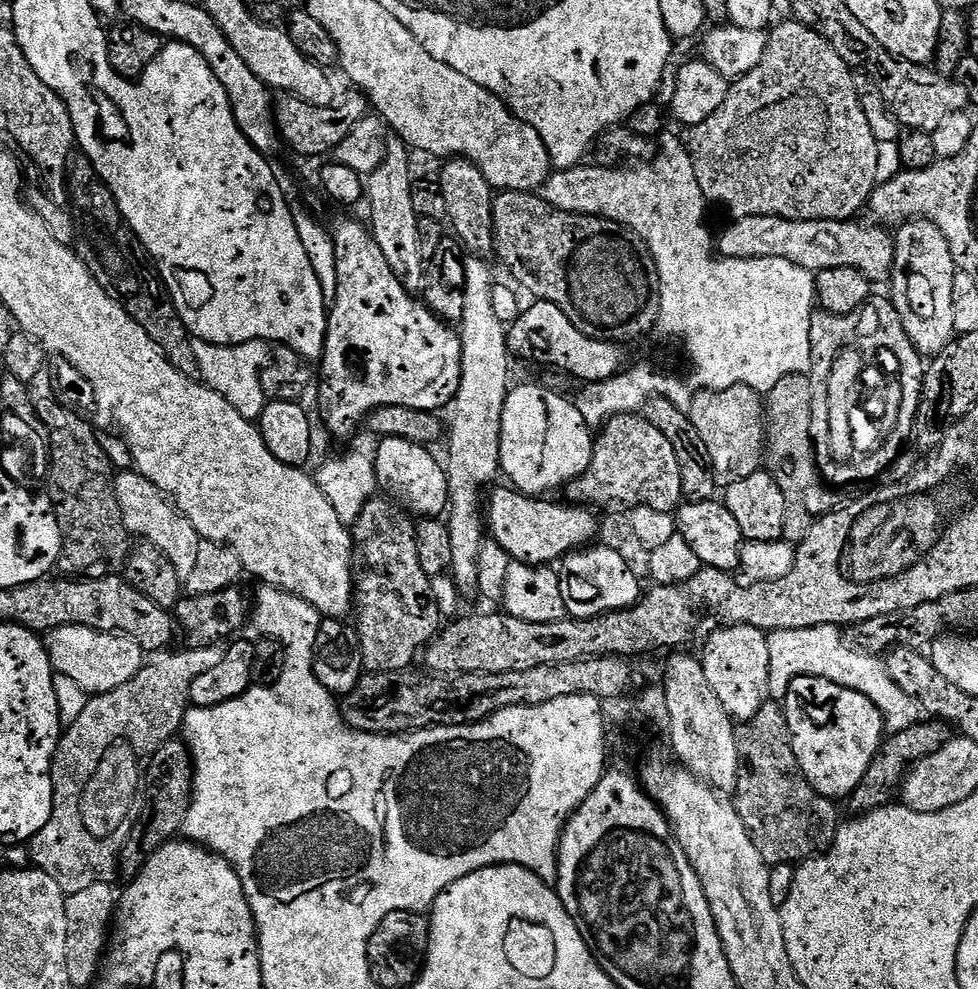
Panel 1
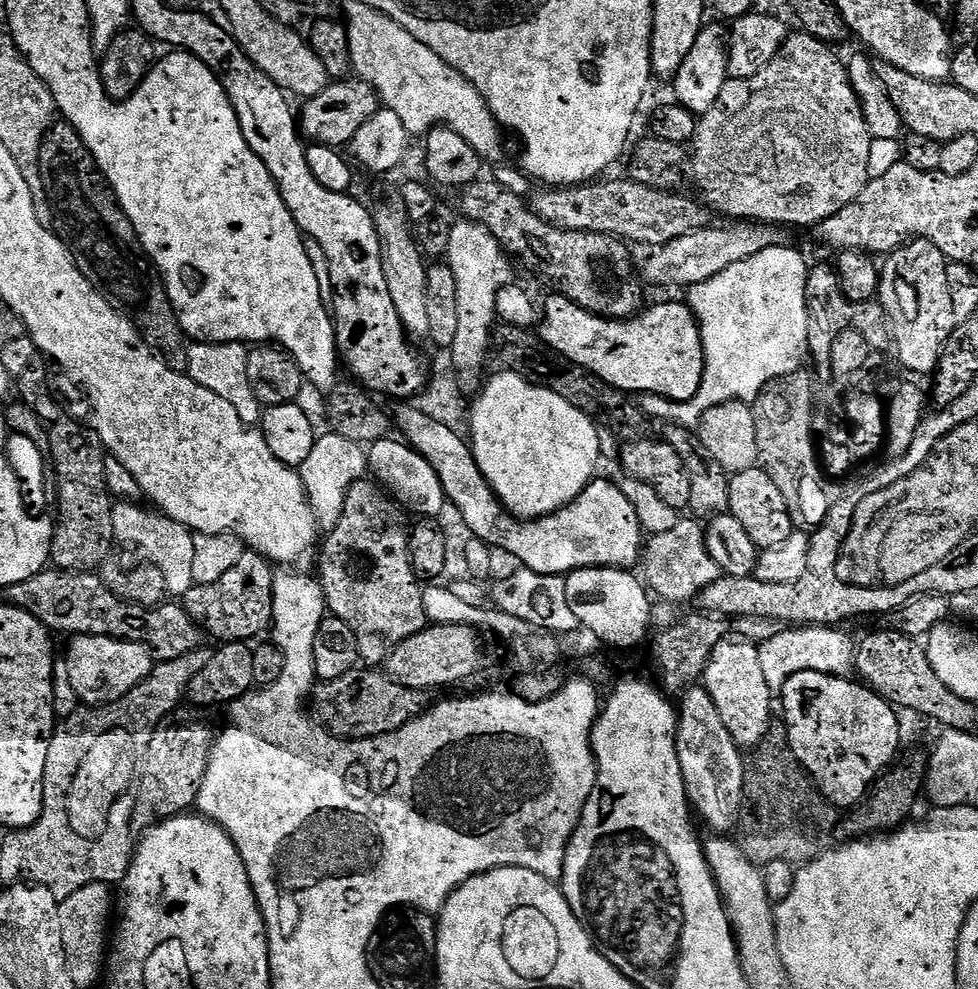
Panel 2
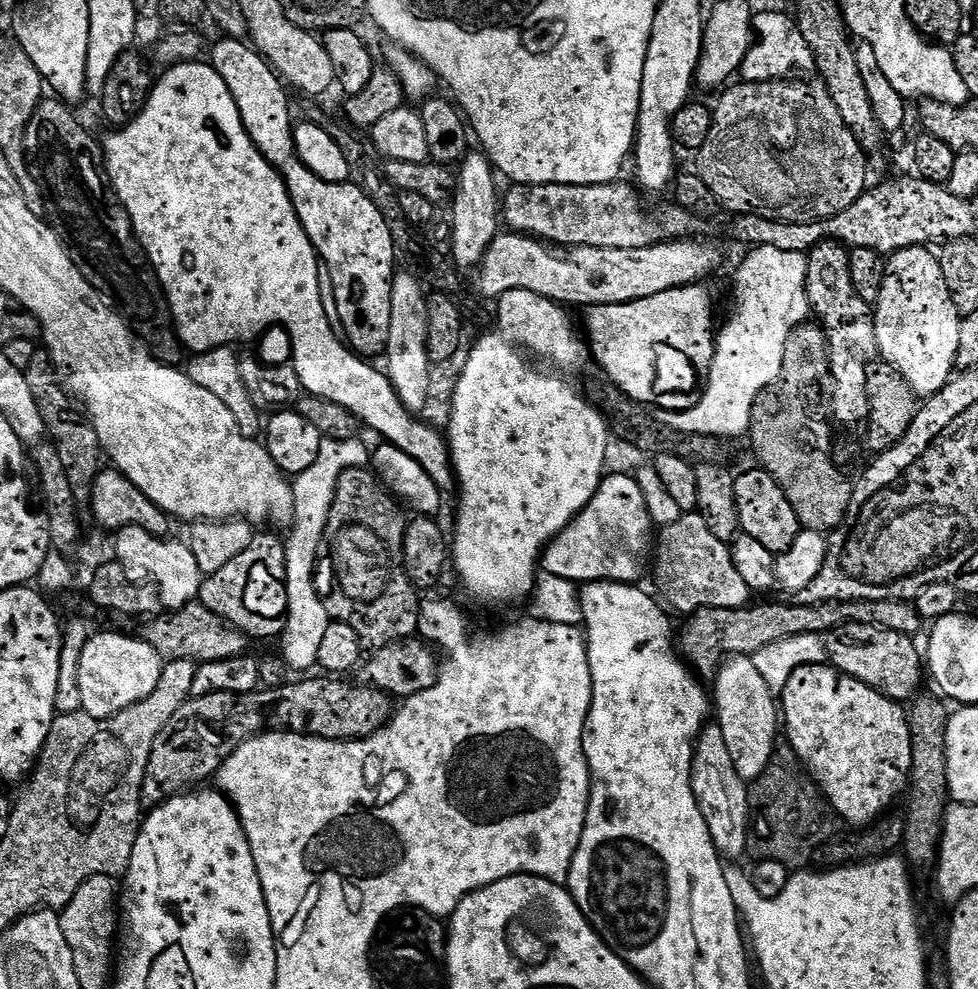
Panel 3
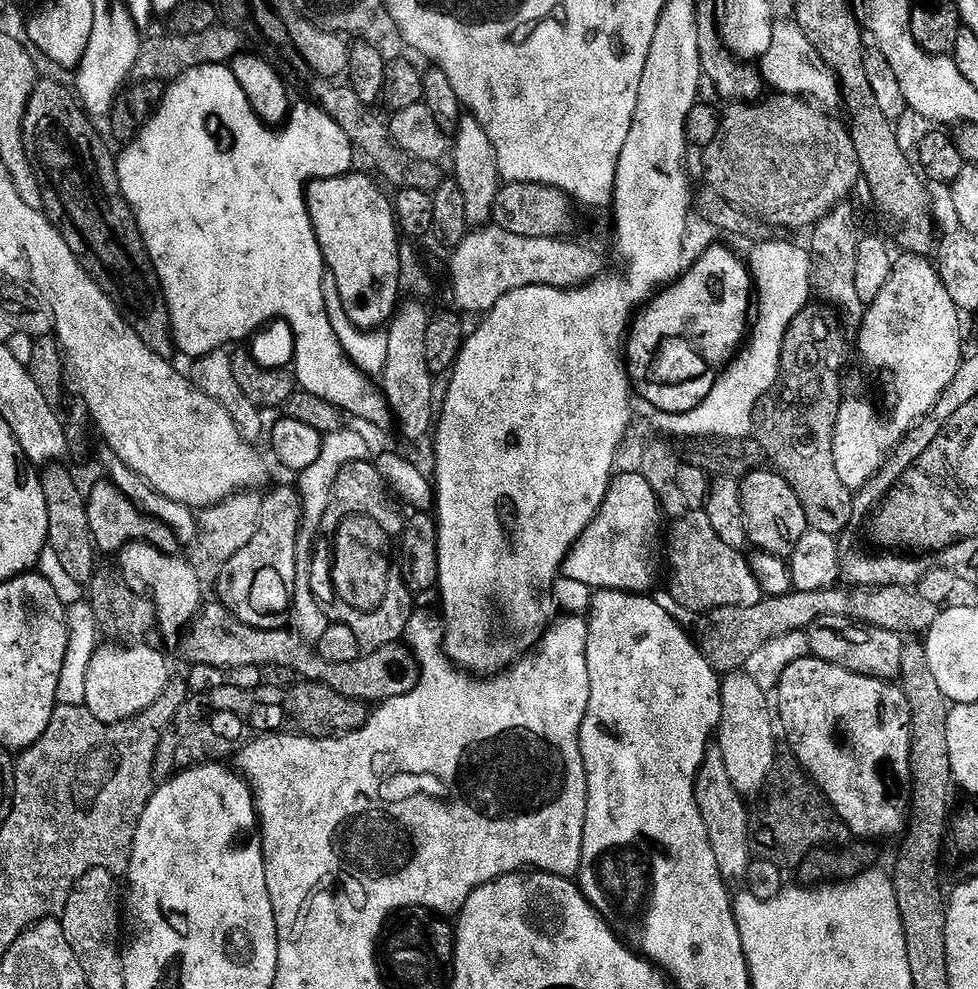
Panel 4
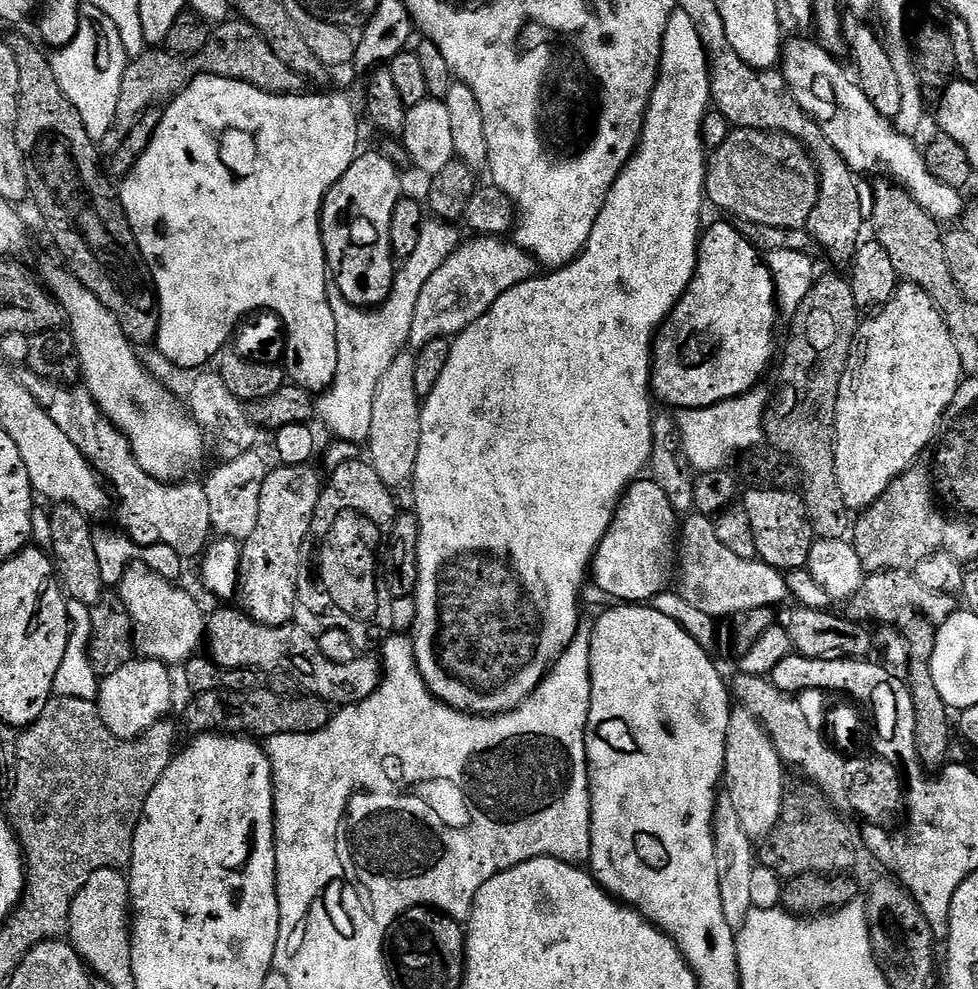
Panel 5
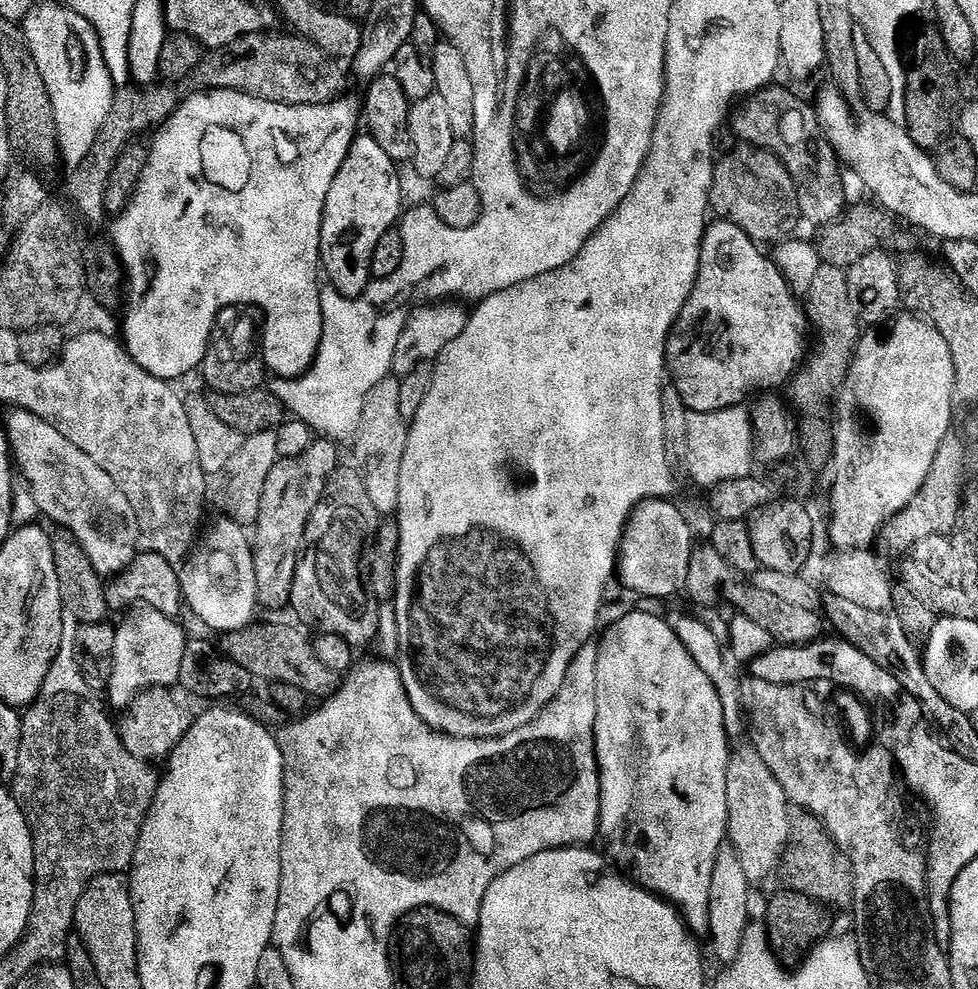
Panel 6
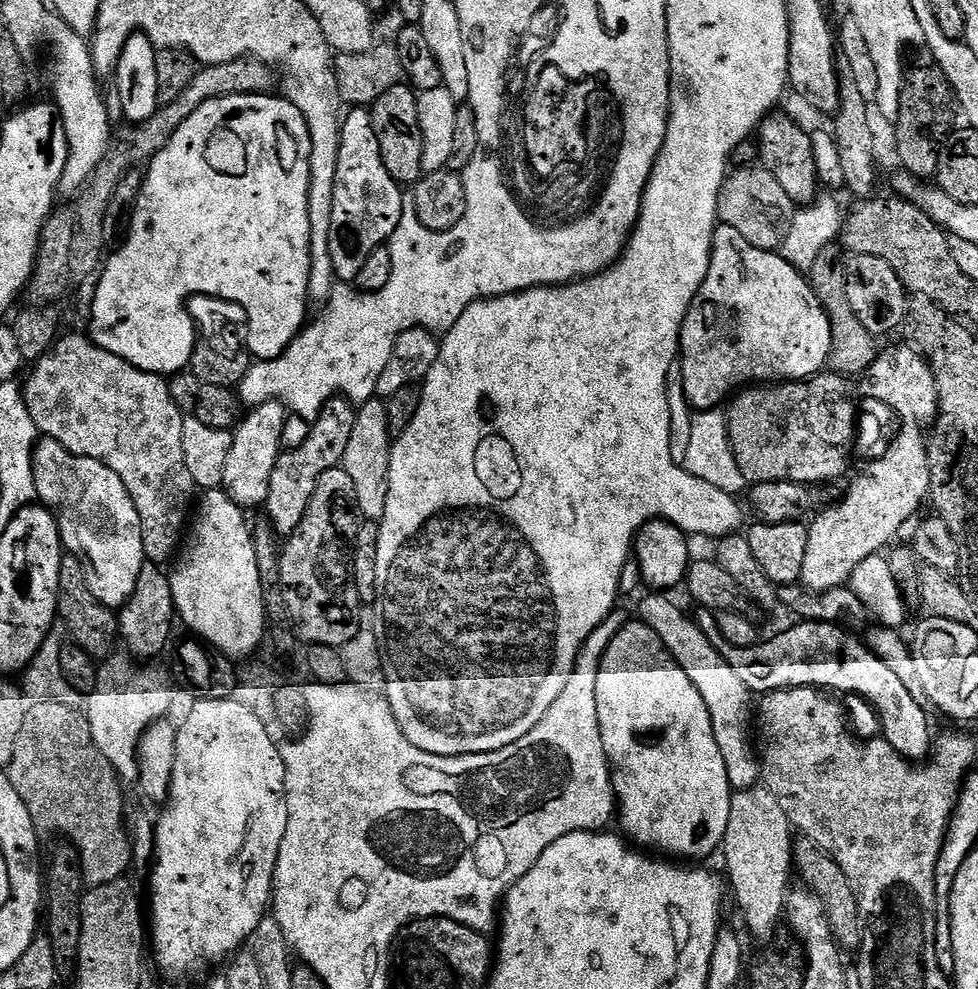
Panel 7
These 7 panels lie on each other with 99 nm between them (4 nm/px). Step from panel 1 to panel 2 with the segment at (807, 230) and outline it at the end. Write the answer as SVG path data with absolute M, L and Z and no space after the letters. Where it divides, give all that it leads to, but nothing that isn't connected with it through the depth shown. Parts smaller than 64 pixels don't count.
M724 222L721 228L716 227L696 228L690 234L655 249L651 253L652 257L644 264L643 283L657 284L660 288L687 290L722 274L722 270L734 266L734 262L754 258L754 254L762 254L762 250L779 248L785 243L784 236L780 233L783 231L771 224Z

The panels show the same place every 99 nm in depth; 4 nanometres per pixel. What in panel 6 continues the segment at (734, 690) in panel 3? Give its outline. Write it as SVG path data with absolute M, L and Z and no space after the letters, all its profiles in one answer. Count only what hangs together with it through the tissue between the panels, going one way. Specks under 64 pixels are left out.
M745 746L731 753L726 778L726 806L726 840L738 854L738 862L742 862L742 874L746 874L749 882L766 879L779 869L784 858L793 813L782 786L778 786L778 778L770 774L770 766L762 762L762 754L758 754L754 747Z

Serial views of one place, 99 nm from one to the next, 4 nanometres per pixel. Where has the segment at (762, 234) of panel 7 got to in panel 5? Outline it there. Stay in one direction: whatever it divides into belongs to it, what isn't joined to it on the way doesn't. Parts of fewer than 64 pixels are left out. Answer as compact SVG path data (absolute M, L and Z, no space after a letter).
M733 127L722 146L711 149L706 160L704 190L707 199L716 208L729 212L740 222L778 226L779 228L804 228L819 196L820 173L808 149L793 136L779 131L760 131Z

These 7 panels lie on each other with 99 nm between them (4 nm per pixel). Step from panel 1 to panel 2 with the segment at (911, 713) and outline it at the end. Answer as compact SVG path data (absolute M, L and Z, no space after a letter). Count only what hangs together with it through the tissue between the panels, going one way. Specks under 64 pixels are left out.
M792 626L781 630L770 642L759 645L758 662L762 662L762 674L766 678L766 686L770 686L773 694L783 693L786 682L794 678L794 674L803 672L821 672L831 676L849 675L856 663L854 640L846 633L840 632L836 626Z

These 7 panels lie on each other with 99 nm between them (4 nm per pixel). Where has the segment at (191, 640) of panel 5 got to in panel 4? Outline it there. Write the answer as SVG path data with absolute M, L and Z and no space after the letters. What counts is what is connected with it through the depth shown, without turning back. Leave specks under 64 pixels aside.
M127 544L118 553L120 559L119 575L145 600L151 600L156 608L158 632L172 640L181 635L191 625L192 619L202 607L200 600L200 580L196 572L180 556L162 554L152 544Z

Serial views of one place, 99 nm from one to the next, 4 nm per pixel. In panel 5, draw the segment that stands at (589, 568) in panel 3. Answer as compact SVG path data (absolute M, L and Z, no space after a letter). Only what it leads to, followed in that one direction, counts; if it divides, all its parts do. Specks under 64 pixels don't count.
M650 478L633 481L625 489L611 526L596 548L590 565L593 583L615 601L650 602L656 595L667 591L673 581L677 534L678 513L670 506L665 491Z

